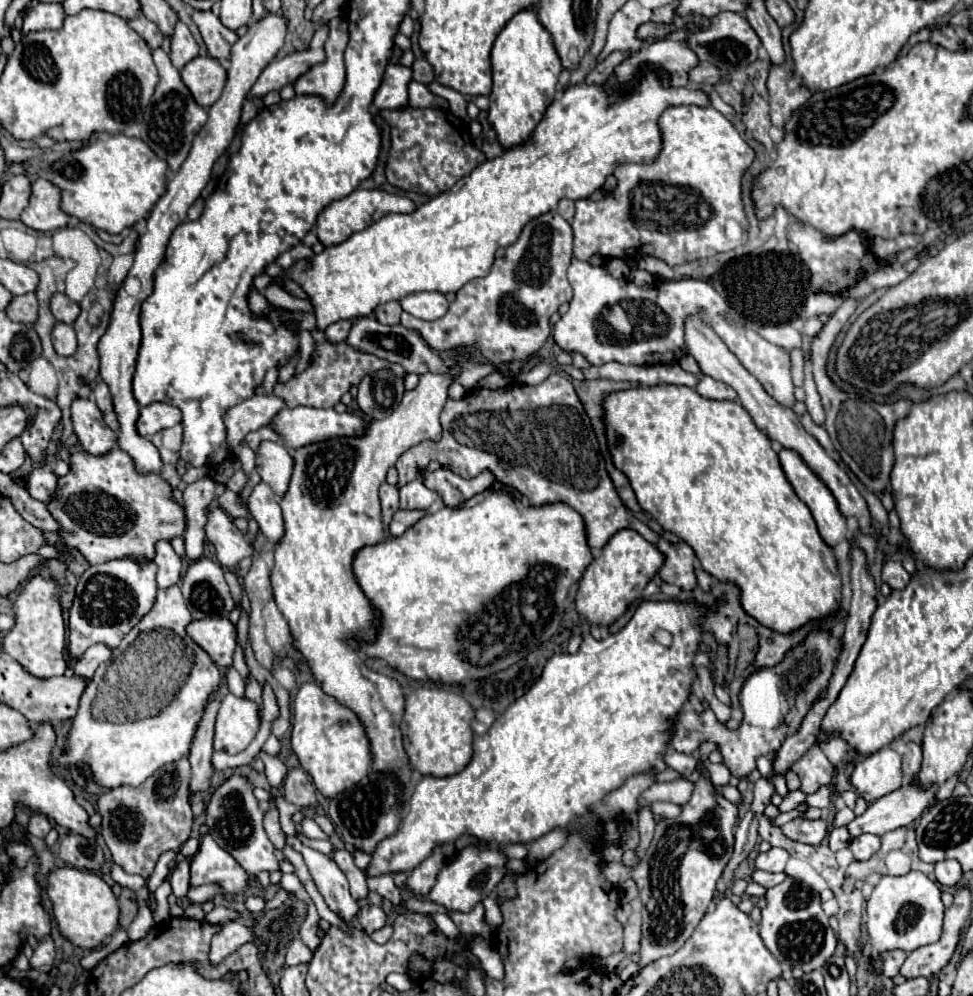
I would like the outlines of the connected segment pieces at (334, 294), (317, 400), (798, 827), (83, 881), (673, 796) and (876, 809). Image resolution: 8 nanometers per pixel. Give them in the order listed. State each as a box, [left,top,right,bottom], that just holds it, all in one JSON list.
[[286,68,710,330],[274,330,404,408],[782,818,826,844],[46,866,120,950],[638,780,694,806],[848,784,934,838]]

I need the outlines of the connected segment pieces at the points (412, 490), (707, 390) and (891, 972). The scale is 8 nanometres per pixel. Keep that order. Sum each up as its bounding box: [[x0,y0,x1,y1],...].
[[400,484,440,510],[696,376,738,400],[882,950,906,978]]

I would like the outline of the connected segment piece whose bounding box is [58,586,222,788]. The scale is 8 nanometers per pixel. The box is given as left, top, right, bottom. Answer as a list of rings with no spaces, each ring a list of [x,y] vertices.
[[[178,586],[158,590],[154,608],[130,630],[122,644],[112,652],[112,660],[98,682],[98,692],[86,692],[78,714],[72,720],[72,730],[66,742],[66,752],[60,756],[62,766],[90,764],[90,778],[102,788],[140,786],[158,768],[178,762],[188,756],[196,726],[204,714],[204,706],[216,696],[222,684],[222,672],[212,658],[186,634],[192,614]]]

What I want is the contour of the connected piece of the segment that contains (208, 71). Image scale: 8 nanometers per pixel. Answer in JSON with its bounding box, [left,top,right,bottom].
[182,56,226,108]

